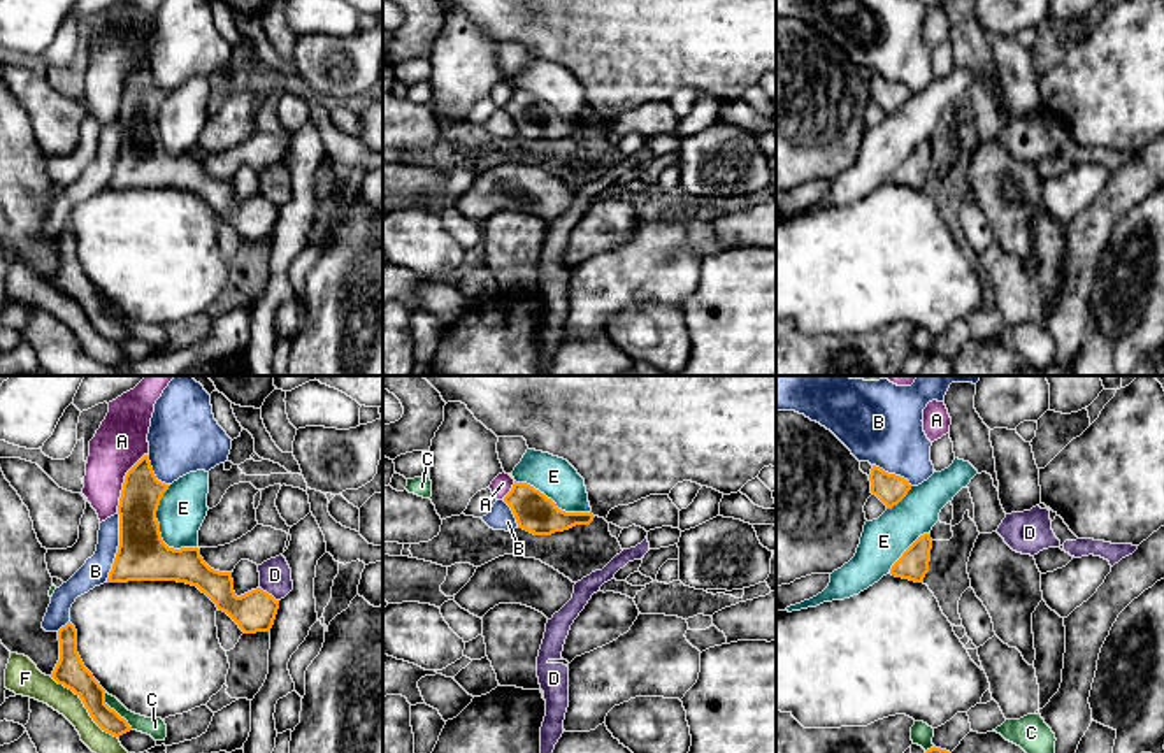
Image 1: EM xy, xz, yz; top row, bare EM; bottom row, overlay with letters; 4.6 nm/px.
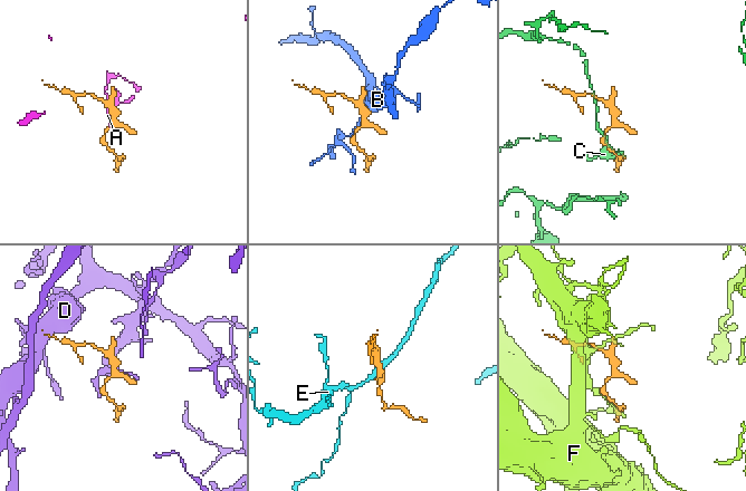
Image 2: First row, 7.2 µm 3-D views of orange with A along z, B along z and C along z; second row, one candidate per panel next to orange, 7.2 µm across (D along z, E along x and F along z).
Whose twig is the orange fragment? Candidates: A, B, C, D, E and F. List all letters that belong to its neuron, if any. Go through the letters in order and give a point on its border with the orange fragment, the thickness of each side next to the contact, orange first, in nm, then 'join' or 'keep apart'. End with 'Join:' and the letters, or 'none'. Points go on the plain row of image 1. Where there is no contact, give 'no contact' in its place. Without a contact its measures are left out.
A: meets orange in xy at (123, 90); 190 nm thick on the orange side, 240 nm on the other; keep apart
B: meets orange in xy at (118, 155); 240 nm thick on the orange side, 120 nm on the other; join
C: meets orange in xy at (113, 316); 140 nm thick on the orange side, 90 nm on the other; keep apart
D: meets orange in xy at (267, 200); 190 nm thick on the orange side, 140 nm on the other; keep apart
E: meets orange in xy at (158, 137); 240 nm thick on the orange side, 220 nm on the other; keep apart
F: meets orange in xy at (85, 313); 140 nm thick on the orange side, 130 nm on the other; keep apart
Join: B

